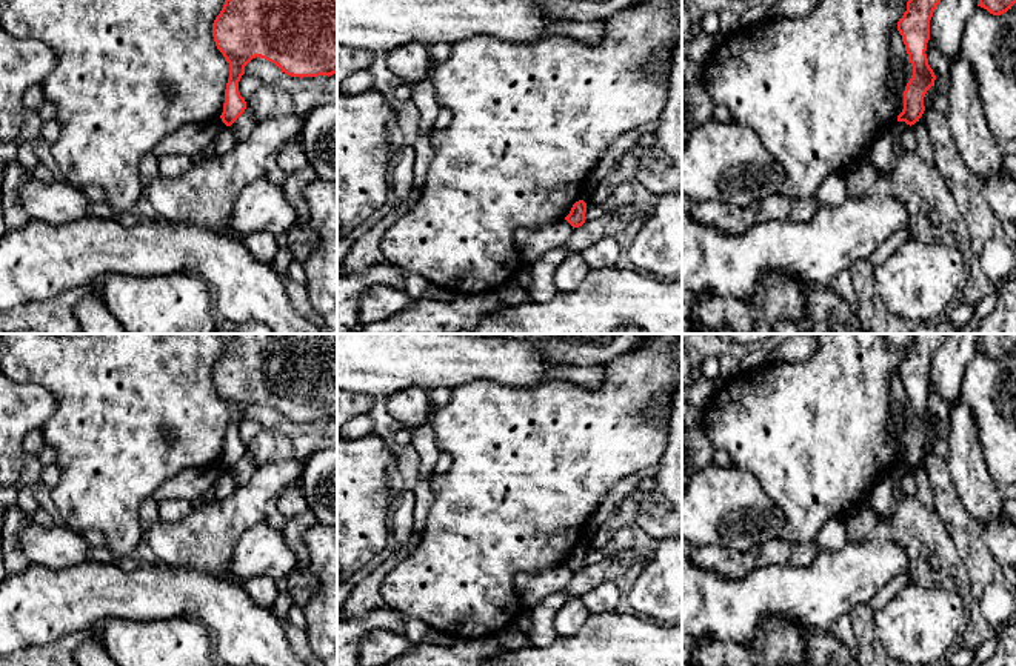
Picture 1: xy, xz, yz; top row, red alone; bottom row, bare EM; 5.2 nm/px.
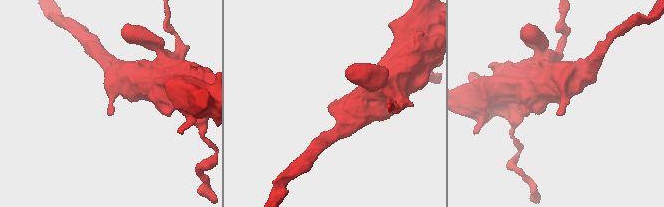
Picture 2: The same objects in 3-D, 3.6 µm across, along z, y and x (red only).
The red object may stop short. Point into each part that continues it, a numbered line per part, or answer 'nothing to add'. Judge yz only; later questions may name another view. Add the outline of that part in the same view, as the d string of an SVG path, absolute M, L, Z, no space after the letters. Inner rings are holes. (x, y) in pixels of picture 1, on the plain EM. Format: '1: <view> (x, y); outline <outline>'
nothing to add

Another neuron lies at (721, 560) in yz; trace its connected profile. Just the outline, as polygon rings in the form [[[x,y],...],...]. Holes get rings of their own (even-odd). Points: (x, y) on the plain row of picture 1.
[[[784,538],[770,540],[748,552],[731,551],[727,546],[708,544],[693,548],[693,566],[711,571],[724,578],[742,578],[765,566],[808,566],[819,554],[814,541],[788,543]]]

